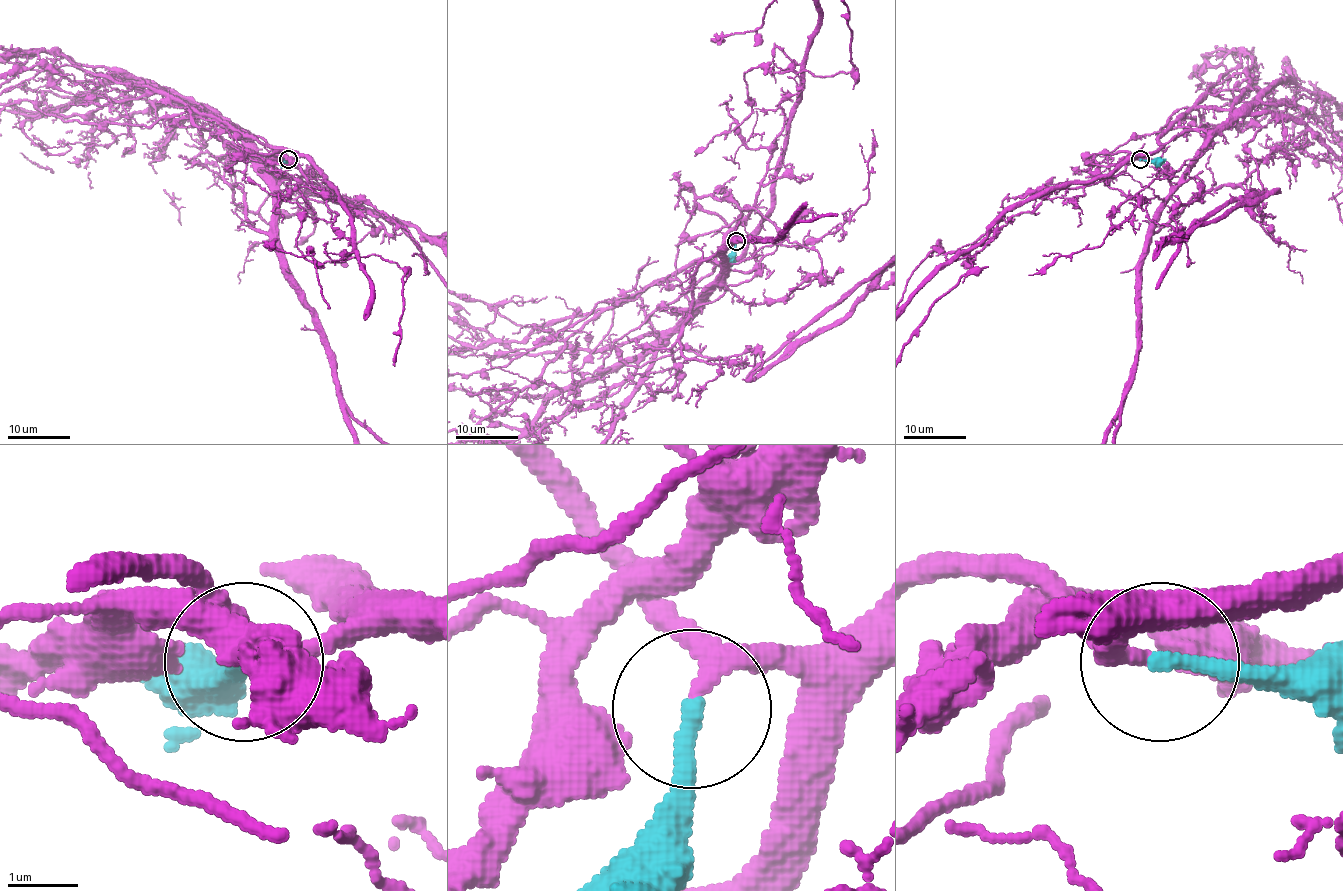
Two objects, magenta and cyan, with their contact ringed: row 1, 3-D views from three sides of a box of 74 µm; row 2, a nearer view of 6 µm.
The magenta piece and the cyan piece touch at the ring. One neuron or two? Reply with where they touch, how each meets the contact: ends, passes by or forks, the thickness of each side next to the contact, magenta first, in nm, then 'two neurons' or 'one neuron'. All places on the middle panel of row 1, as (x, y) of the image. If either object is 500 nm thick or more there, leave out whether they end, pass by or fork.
(736, 241) | magenta passes by | cyan ends | 200/240 nm | one neuron

